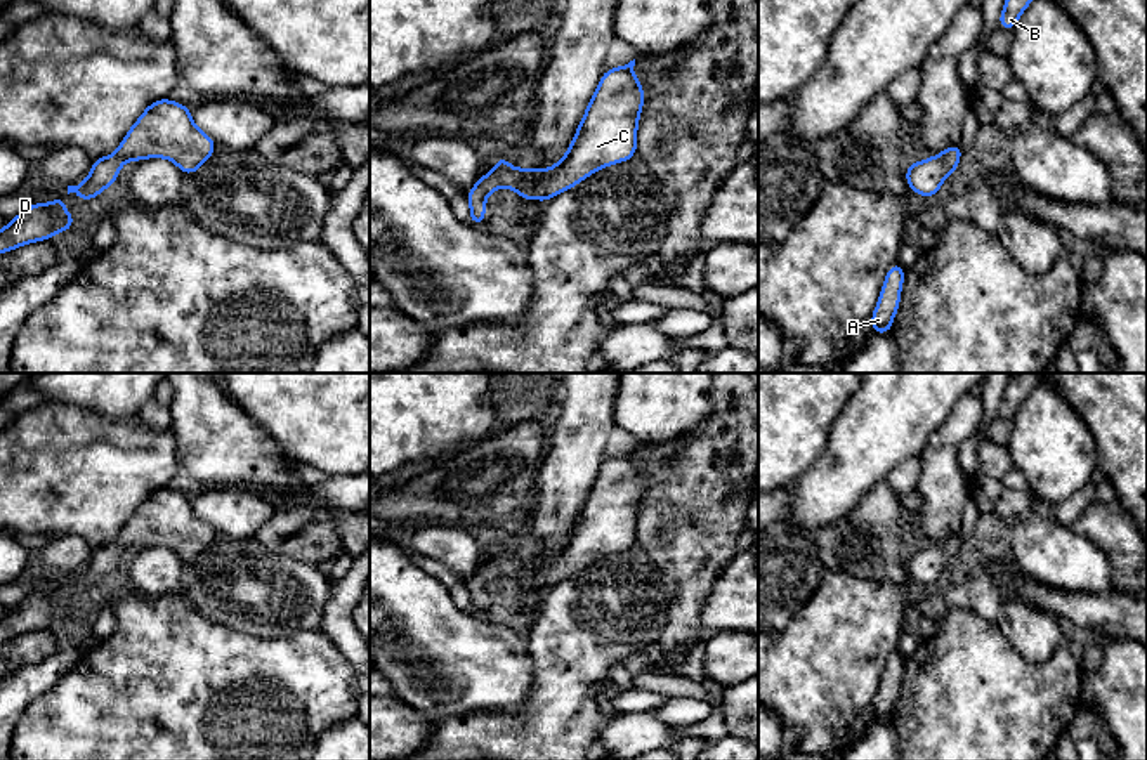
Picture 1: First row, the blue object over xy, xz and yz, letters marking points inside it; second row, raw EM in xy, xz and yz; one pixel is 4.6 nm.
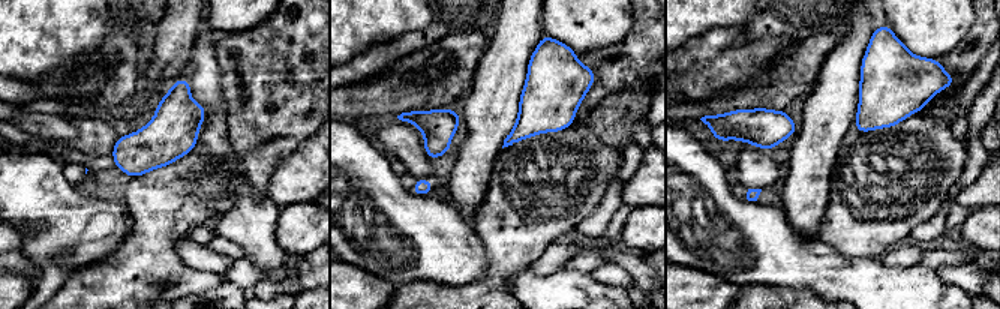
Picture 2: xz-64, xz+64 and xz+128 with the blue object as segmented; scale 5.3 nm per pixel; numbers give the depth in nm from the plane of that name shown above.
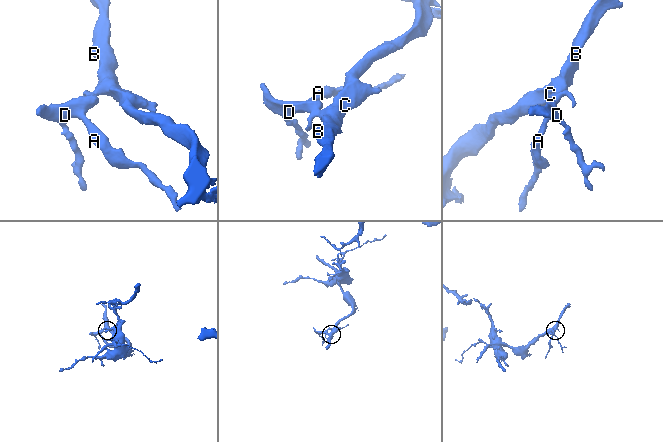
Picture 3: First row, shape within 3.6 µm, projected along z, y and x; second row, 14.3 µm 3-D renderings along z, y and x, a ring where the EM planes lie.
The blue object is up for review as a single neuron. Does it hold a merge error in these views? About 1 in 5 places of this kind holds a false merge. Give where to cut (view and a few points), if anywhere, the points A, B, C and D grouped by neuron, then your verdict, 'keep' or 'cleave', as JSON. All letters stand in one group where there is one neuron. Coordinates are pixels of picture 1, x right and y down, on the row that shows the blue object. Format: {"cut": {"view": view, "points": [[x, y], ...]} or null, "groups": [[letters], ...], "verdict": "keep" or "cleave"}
{"cut": null, "groups": [["A", "B", "C", "D"]], "verdict": "keep"}

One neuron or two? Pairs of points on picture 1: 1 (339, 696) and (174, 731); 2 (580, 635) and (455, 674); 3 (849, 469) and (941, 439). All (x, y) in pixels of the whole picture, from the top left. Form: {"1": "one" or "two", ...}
{"1": "one", "2": "two", "3": "two"}

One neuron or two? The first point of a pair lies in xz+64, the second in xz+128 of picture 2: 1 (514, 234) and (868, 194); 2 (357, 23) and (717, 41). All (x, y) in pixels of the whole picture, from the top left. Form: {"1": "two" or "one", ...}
{"1": "one", "2": "two"}

